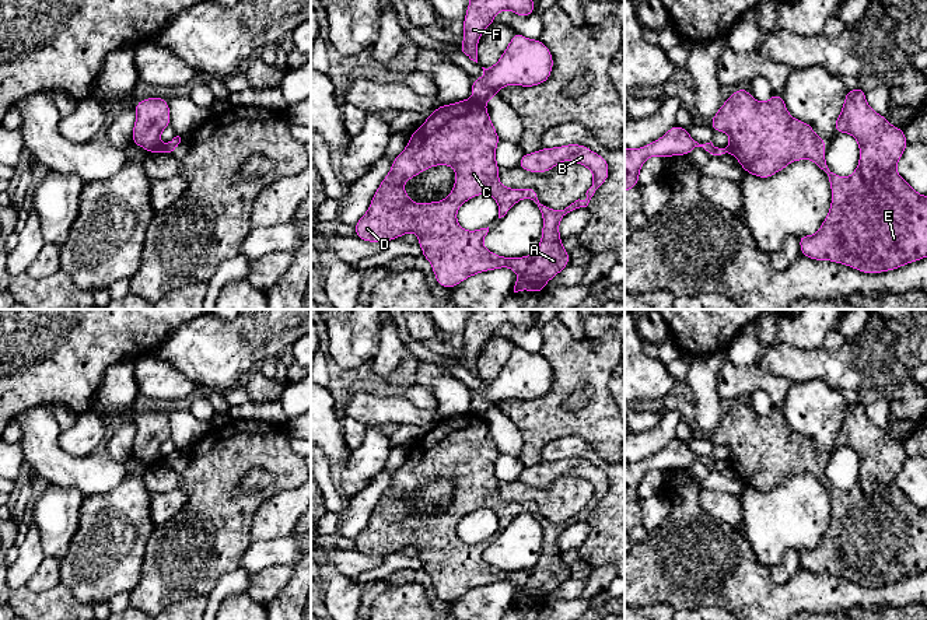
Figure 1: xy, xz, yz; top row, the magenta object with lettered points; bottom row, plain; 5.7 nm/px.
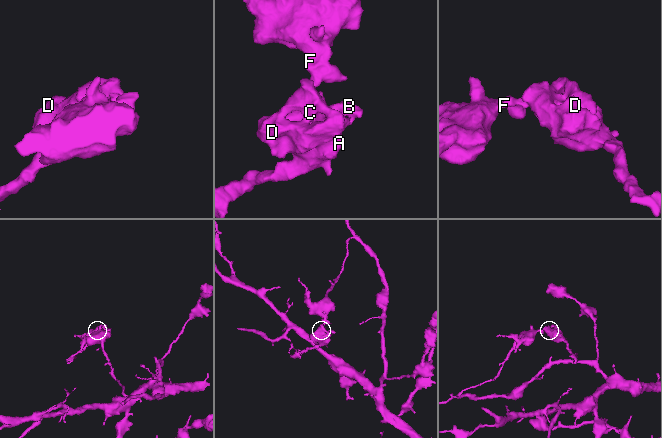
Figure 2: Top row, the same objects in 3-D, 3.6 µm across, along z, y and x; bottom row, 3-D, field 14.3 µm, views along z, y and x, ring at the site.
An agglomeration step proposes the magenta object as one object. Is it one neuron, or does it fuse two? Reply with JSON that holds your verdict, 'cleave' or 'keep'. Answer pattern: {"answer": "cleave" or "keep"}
{"answer": "cleave"}

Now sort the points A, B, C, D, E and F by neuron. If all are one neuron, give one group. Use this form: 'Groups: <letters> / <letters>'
Groups: A B C D E / F

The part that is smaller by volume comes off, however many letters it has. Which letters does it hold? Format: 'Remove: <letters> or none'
Remove: A, B, C, D, E

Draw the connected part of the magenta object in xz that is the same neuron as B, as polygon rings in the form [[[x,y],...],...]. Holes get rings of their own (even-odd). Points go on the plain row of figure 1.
[[[462,413],[440,418],[413,444],[405,463],[392,473],[391,484],[374,507],[367,526],[354,537],[356,550],[367,556],[388,556],[414,546],[437,598],[444,602],[452,602],[478,586],[508,581],[518,588],[514,606],[545,606],[545,598],[570,577],[570,567],[563,561],[559,547],[560,535],[567,526],[588,519],[608,493],[609,479],[602,469],[583,458],[522,467],[517,479],[528,486],[542,487],[562,474],[573,474],[594,487],[587,512],[578,512],[557,525],[541,518],[532,502],[510,502],[500,497],[500,480],[496,476],[499,456],[500,451],[485,417]],[[435,479],[455,483],[449,509],[441,515],[412,515],[402,501],[403,497]],[[478,508],[489,508],[497,515],[499,532],[520,514],[534,514],[543,532],[538,563],[528,570],[504,571],[483,560],[489,540],[464,543],[456,535],[456,525]]]

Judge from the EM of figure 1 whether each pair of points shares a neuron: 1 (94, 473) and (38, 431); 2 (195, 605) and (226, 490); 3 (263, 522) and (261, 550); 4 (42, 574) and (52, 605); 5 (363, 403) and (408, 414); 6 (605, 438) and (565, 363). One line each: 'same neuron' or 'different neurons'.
1: same neuron
2: different neurons
3: different neurons
4: different neurons
5: same neuron
6: same neuron

